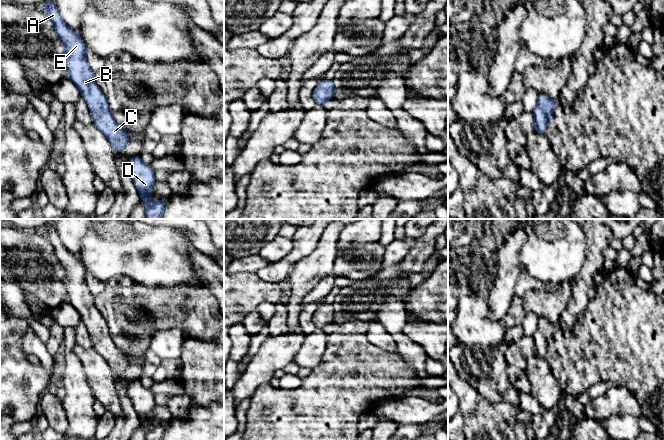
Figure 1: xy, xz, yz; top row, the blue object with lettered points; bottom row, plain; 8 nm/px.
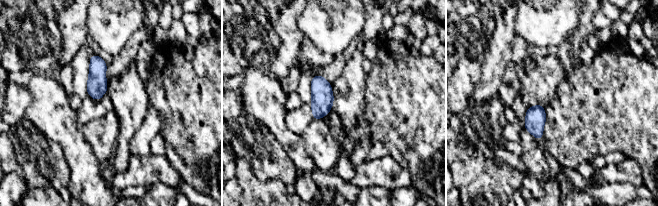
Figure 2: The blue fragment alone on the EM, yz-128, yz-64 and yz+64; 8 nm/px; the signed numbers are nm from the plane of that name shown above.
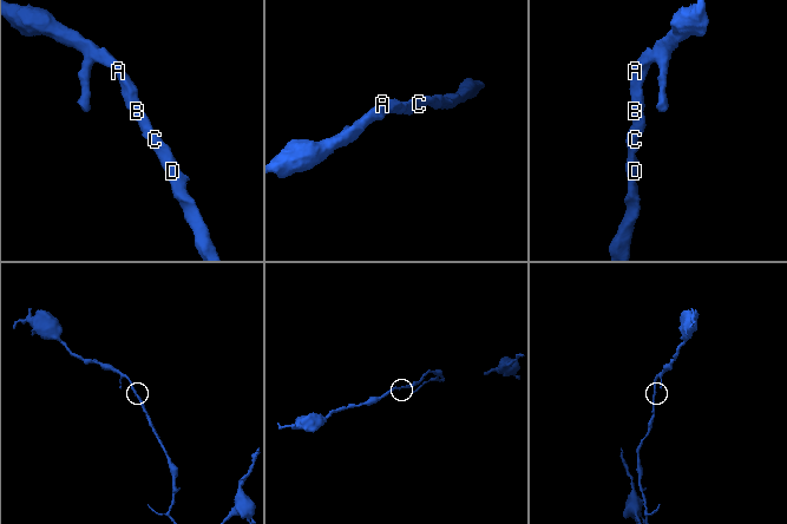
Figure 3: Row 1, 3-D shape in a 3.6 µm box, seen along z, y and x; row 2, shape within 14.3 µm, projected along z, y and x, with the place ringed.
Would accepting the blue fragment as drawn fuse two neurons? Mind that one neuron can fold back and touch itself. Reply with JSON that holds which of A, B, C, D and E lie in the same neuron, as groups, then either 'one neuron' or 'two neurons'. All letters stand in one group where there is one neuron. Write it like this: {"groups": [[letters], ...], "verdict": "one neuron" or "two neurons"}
{"groups": [["A", "B", "C", "D", "E"]], "verdict": "one neuron"}

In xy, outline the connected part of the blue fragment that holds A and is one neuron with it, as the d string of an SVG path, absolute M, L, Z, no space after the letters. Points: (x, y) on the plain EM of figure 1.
M45 225L41 232L47 237L53 251L65 270L63 282L67 287L67 301L74 306L94 339L94 349L108 362L114 376L120 377L130 359L115 344L109 334L106 320L95 307L95 296L86 284L87 273L79 258L61 242L54 225Z

